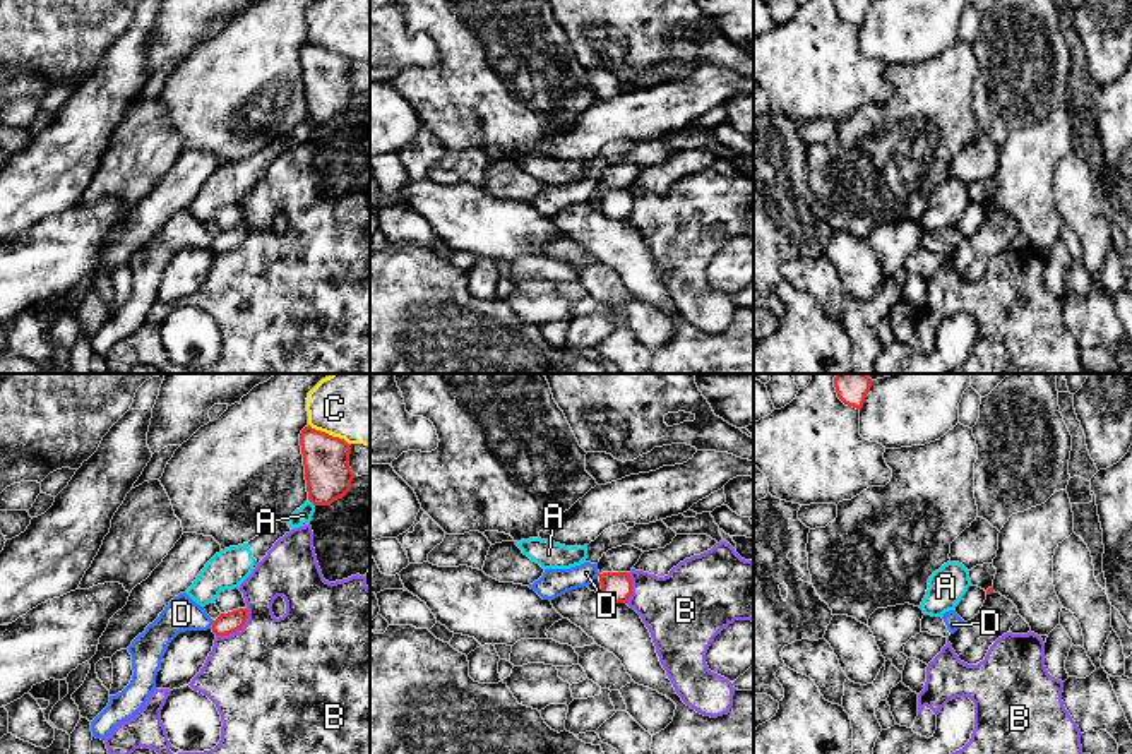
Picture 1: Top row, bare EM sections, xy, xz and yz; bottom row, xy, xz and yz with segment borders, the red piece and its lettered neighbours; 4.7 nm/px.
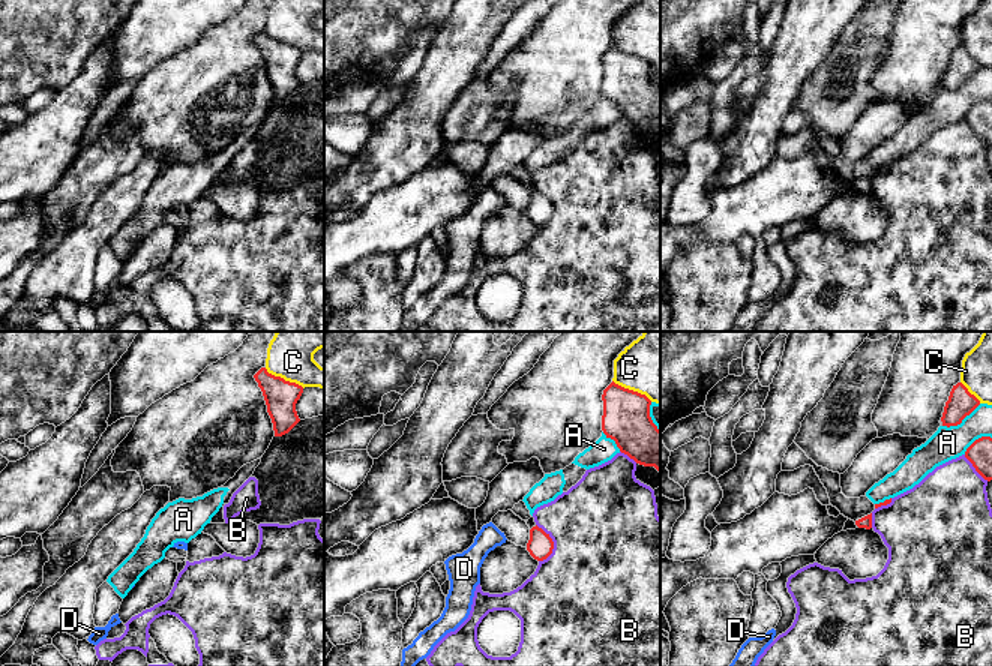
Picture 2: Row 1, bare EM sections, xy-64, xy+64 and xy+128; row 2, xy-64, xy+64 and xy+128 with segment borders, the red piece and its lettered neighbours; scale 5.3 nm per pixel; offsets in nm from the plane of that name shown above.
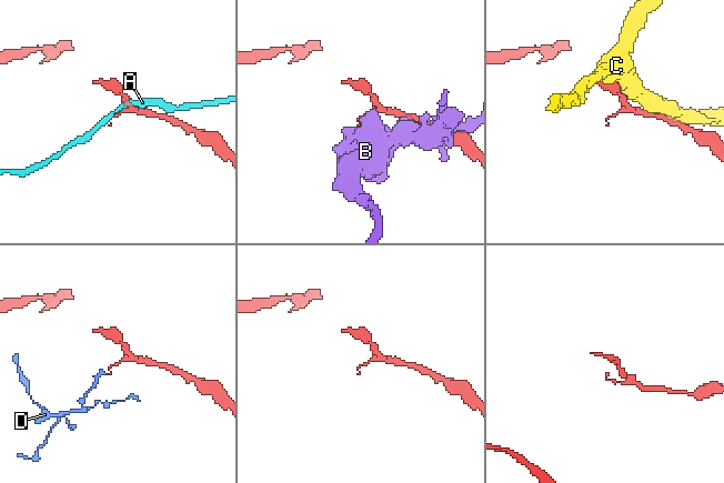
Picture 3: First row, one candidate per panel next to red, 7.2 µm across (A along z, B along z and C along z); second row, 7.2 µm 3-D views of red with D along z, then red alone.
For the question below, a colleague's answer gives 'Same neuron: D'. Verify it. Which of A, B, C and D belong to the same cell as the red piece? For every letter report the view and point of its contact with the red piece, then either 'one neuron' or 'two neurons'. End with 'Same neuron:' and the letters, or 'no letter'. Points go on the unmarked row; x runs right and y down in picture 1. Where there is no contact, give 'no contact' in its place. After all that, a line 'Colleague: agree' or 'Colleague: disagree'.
A: xy (310, 117) | two neurons
B: xy (237, 245) | two neurons
C: xy (327, 50) | two neurons
D: xy (213, 240) | two neurons
Same neuron: no letter
Colleague: disagree

